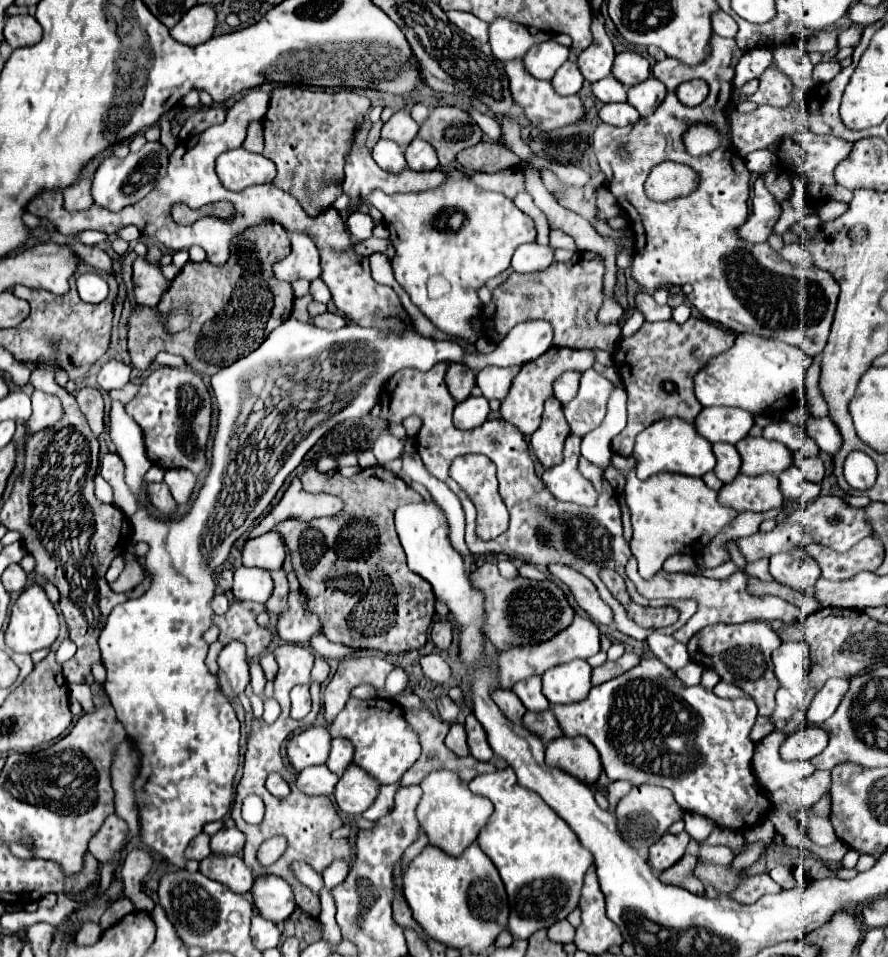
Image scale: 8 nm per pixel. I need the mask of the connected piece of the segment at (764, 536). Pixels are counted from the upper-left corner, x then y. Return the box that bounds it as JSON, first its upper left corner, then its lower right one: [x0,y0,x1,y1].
[734,496,872,562]

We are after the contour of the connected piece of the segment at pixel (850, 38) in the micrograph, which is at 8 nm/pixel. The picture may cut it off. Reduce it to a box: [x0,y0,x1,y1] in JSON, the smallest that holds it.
[838,25,863,47]

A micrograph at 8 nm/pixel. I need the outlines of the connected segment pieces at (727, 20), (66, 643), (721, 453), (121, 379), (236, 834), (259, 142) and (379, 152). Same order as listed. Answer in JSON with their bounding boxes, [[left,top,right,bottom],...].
[[712,10,738,38],[56,636,76,662],[712,442,740,484],[96,360,132,392],[210,826,244,854],[242,122,264,154],[372,138,406,172]]

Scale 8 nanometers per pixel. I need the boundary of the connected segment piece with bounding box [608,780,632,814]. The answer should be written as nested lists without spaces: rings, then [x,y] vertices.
[[[618,780],[618,782],[612,782],[612,784],[608,786],[608,812],[614,814],[618,800],[620,800],[626,792],[630,792],[630,788],[632,788],[632,784],[626,782],[626,780]]]

